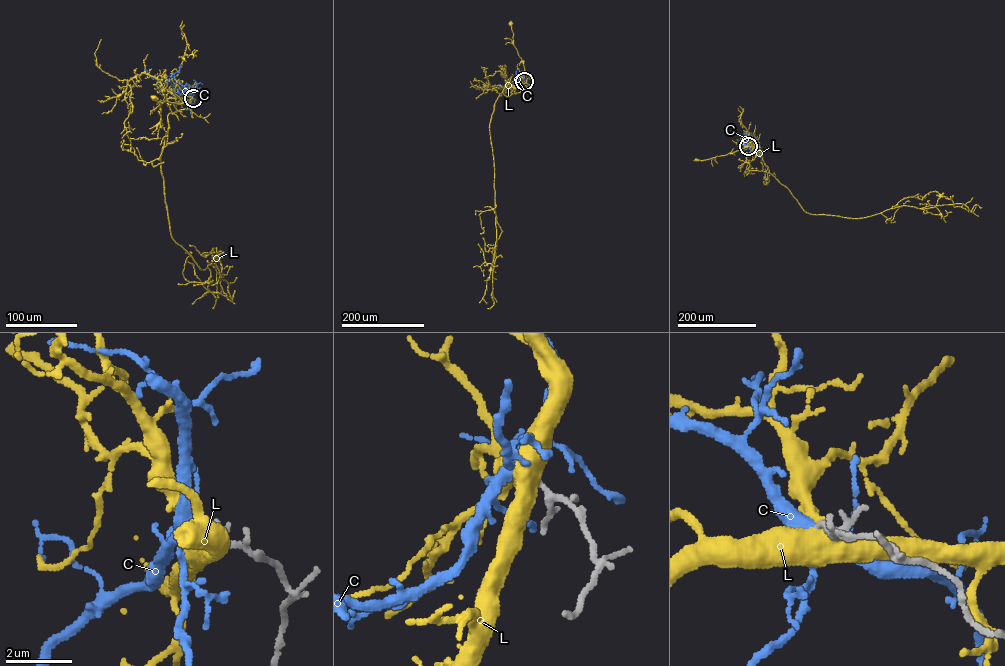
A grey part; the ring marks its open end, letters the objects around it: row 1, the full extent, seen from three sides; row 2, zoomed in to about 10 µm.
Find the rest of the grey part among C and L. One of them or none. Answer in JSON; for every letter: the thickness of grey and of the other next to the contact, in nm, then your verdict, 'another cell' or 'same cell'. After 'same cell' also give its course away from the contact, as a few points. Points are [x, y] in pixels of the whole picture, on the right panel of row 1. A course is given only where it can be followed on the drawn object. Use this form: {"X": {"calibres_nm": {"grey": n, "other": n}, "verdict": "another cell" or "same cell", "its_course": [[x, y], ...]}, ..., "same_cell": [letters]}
{"C": {"calibres_nm": {"grey": 140, "other": 280}, "verdict": "same cell", "its_course": [[748, 146], [743, 140], [755, 139], [752, 134]]}, "L": {"calibres_nm": {"grey": 140, "other": 460}, "verdict": "another cell"}, "same_cell": ["C"]}

